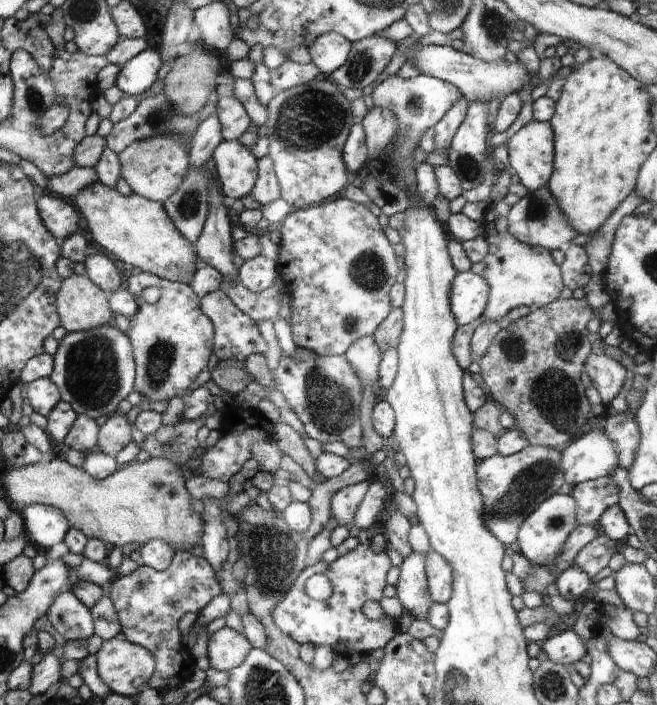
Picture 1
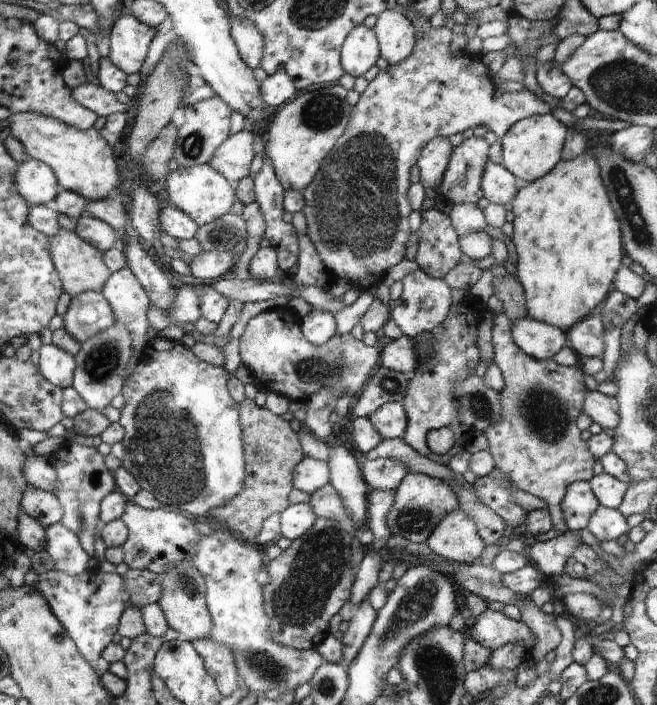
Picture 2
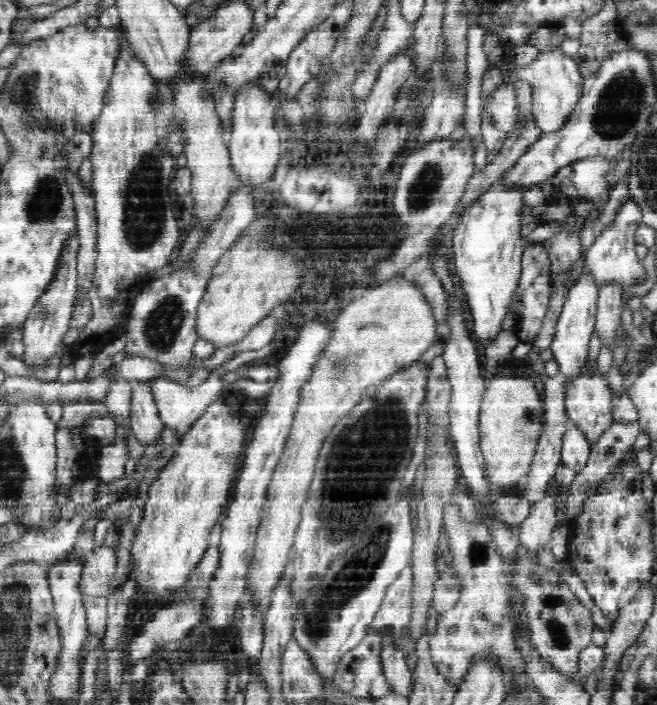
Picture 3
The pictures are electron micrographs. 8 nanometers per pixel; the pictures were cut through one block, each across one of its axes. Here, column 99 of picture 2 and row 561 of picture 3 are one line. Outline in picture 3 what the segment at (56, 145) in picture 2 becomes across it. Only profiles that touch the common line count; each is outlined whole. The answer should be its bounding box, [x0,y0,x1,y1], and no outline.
[131,395,246,596]

